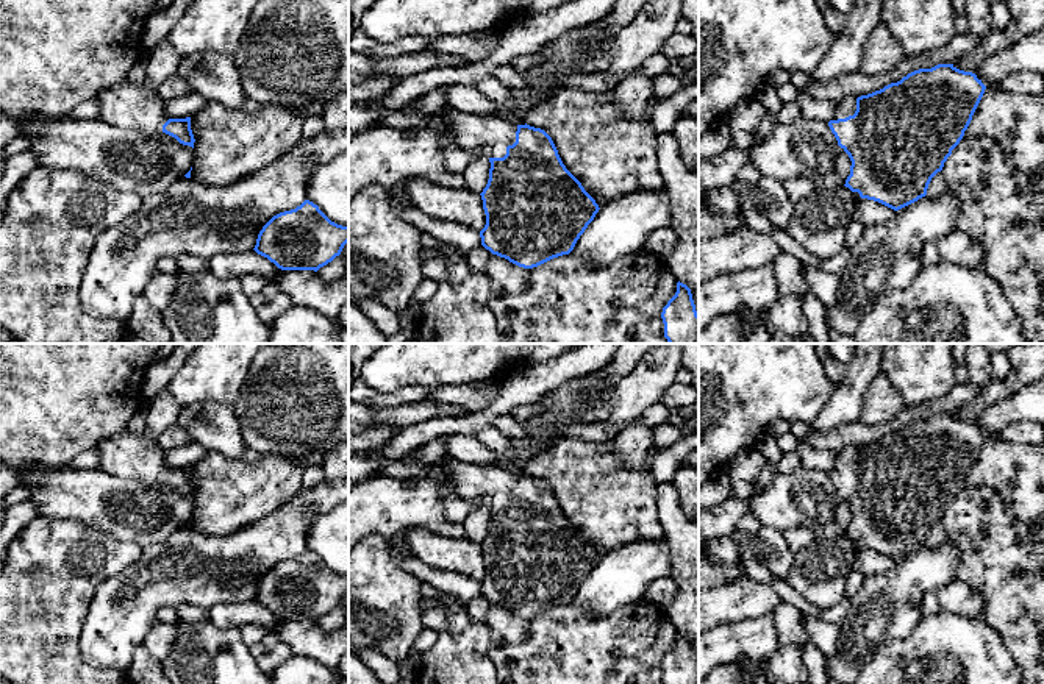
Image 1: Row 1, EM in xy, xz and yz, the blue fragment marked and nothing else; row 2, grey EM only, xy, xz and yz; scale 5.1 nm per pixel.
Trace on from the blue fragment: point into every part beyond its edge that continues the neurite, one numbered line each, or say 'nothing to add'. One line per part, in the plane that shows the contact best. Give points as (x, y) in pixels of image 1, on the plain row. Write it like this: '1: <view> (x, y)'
1: xz (472, 481)

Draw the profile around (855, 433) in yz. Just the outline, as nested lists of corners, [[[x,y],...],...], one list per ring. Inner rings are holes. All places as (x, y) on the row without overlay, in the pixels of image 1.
[[[972,383],[955,384],[946,395],[906,406],[892,422],[866,425],[861,422],[842,423],[825,433],[810,431],[802,444],[819,450],[841,450],[846,445],[867,445],[891,434],[896,426],[906,426],[919,419],[931,419],[938,414],[953,414],[975,398],[978,387]]]

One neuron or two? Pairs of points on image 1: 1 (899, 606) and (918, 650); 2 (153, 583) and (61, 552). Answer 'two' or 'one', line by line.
1: two
2: two

